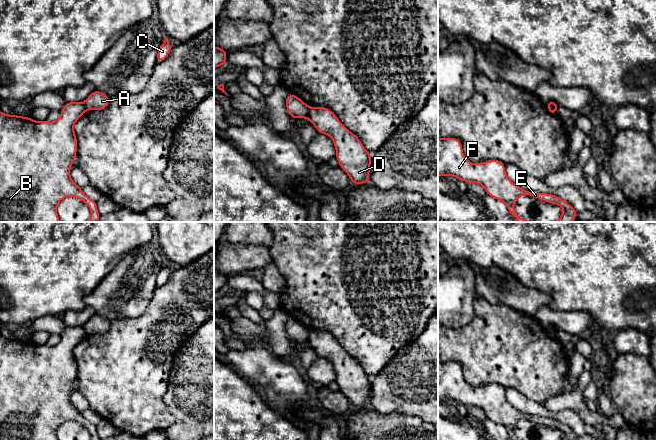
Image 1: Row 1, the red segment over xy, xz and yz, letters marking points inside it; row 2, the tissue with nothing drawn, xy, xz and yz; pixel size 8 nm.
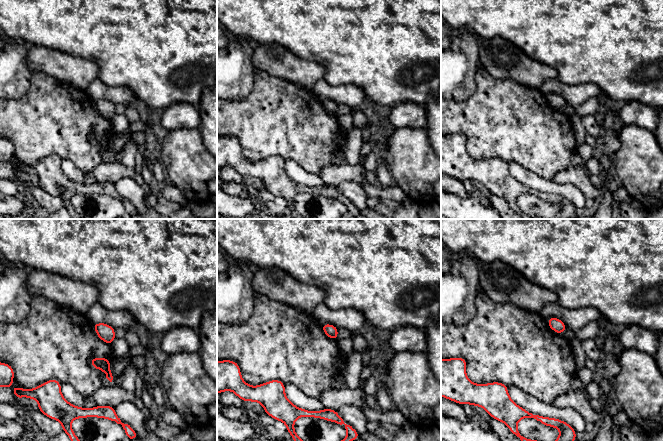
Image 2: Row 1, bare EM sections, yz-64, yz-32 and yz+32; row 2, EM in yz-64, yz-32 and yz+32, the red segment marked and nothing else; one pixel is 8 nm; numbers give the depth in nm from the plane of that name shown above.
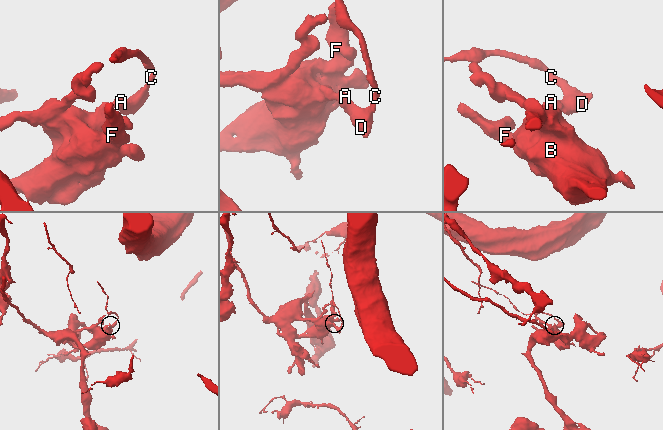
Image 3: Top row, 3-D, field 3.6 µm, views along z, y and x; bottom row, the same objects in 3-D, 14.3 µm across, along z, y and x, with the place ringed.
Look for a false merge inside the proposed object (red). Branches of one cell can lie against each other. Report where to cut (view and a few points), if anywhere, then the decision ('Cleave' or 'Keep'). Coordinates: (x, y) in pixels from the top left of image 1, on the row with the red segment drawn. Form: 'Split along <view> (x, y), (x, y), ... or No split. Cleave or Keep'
Split along xz (309, 107), (306, 117). Cleave

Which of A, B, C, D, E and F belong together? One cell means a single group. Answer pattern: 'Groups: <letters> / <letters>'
Groups: A C D / B E F

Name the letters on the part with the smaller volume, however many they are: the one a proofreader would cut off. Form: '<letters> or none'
A, C, D

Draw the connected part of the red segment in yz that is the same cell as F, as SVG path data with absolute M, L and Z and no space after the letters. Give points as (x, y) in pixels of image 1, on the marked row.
M438 138L438 176L443 178L446 175L452 175L468 184L481 184L487 195L506 204L510 215L518 222L536 222L524 220L516 213L514 203L522 195L561 206L563 214L555 222L572 222L577 219L575 209L560 197L549 193L529 192L515 185L507 177L503 162L493 159L473 164L468 161L458 138Z

